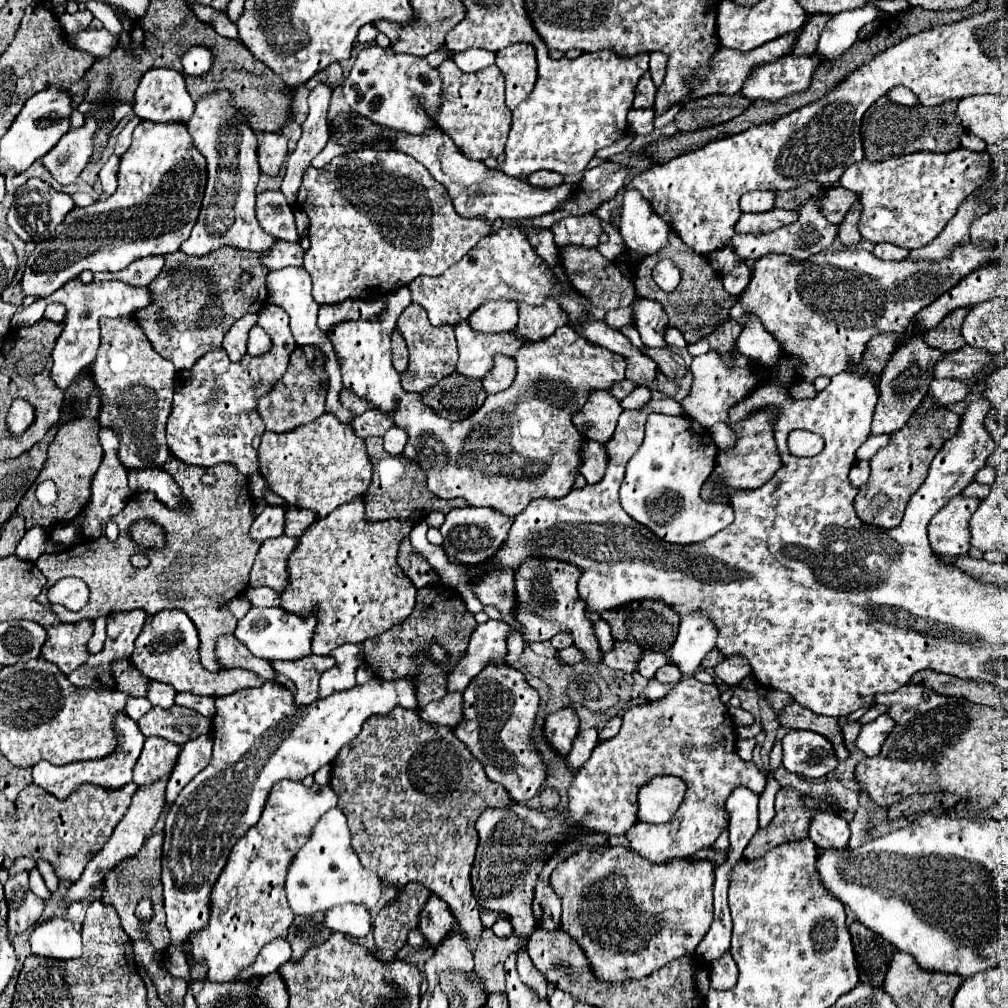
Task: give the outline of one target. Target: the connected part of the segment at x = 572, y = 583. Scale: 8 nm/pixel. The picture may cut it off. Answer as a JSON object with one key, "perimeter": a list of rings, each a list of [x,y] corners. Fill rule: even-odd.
{"perimeter":[[[529,557],[515,569],[515,621],[521,623],[523,641],[531,645],[535,641],[549,641],[553,635],[567,631],[577,641],[577,647],[585,651],[587,659],[599,659],[599,643],[595,637],[593,621],[585,617],[585,601],[577,597],[577,581],[581,569],[567,561],[541,561],[541,557]]]}

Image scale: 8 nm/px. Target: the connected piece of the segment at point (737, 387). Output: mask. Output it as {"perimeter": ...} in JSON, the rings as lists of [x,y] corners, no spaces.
{"perimeter":[[[737,349],[733,351],[733,359],[735,359],[735,367],[729,369],[725,367],[725,361],[721,361],[721,357],[713,351],[693,357],[691,361],[691,373],[693,373],[693,387],[691,393],[681,401],[685,413],[697,421],[699,425],[703,425],[705,429],[711,429],[717,421],[727,423],[727,411],[731,405],[735,405],[739,399],[747,397],[755,387],[757,387],[757,379],[753,375],[753,361],[743,357]]]}

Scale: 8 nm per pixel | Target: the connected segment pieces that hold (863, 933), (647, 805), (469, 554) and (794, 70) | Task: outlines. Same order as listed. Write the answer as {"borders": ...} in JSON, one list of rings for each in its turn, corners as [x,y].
{"borders":[[[[859,921],[849,927],[849,933],[855,947],[859,981],[869,985],[881,985],[893,957],[893,945],[873,931],[865,929],[865,925],[861,925]]],[[[653,777],[639,789],[639,821],[665,823],[679,809],[685,797],[685,783],[679,777]]],[[[463,507],[463,509],[451,509],[445,515],[445,523],[441,525],[443,535],[443,549],[445,553],[457,557],[461,563],[481,563],[489,561],[507,541],[507,533],[511,529],[513,519],[505,513],[489,507]]],[[[787,53],[773,63],[755,65],[741,87],[741,95],[749,97],[751,101],[777,101],[785,95],[799,93],[801,89],[807,89],[807,81],[811,79],[811,73],[819,61],[821,57],[817,53],[813,57],[793,57],[793,53]]]]}

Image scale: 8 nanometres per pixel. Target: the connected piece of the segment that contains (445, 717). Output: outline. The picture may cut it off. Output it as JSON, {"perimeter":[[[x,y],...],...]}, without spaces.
{"perimeter":[[[463,693],[445,695],[437,701],[431,701],[425,709],[419,709],[419,717],[429,721],[429,723],[447,725],[447,727],[455,729],[461,723],[461,717],[463,717],[461,701],[463,701]]]}

